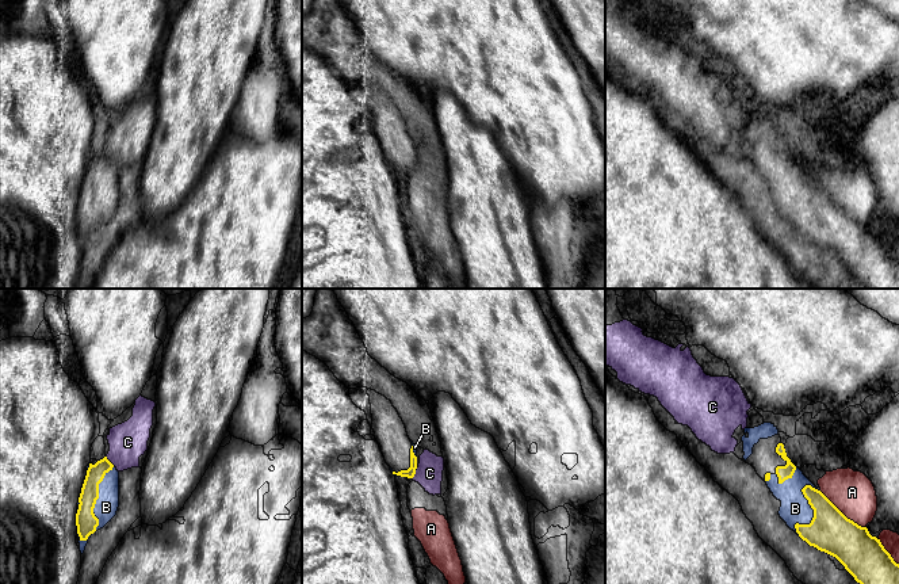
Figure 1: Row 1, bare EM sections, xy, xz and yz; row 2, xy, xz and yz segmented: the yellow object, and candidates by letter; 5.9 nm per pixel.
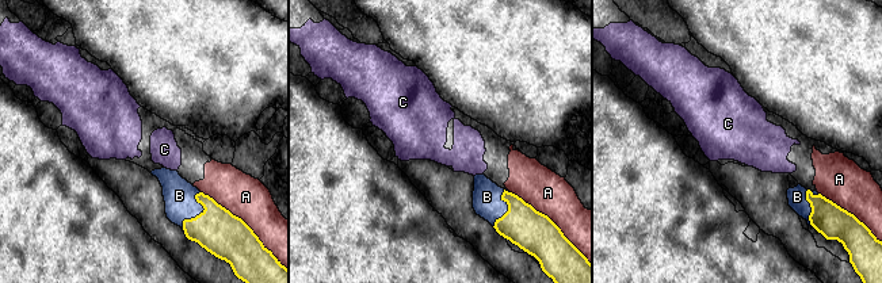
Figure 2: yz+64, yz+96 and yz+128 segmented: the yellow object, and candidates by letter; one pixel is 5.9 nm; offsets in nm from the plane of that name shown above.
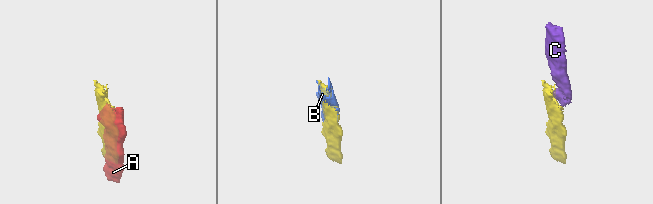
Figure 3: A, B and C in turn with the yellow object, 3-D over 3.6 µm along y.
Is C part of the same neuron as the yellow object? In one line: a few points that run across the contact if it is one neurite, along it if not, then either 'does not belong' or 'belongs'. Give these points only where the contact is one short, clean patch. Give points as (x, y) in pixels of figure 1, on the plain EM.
xy (106, 152), (114, 161) | does not belong

